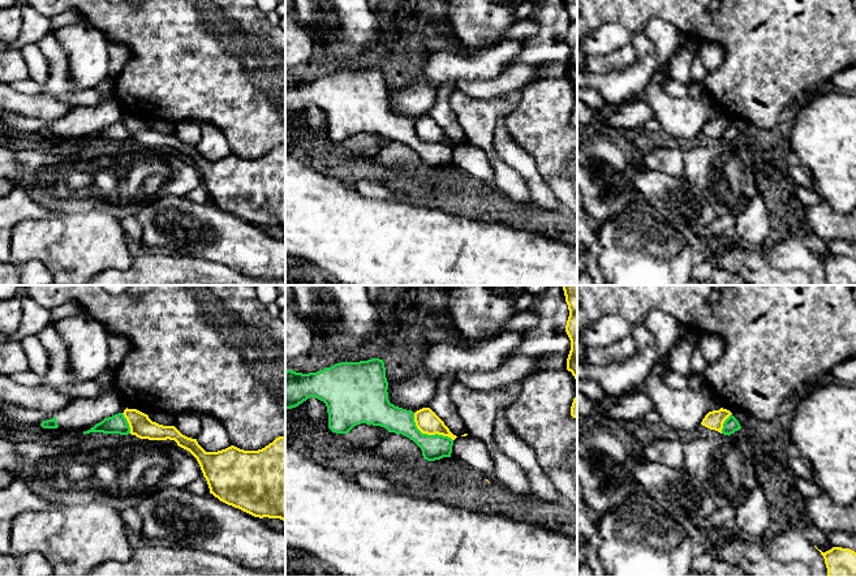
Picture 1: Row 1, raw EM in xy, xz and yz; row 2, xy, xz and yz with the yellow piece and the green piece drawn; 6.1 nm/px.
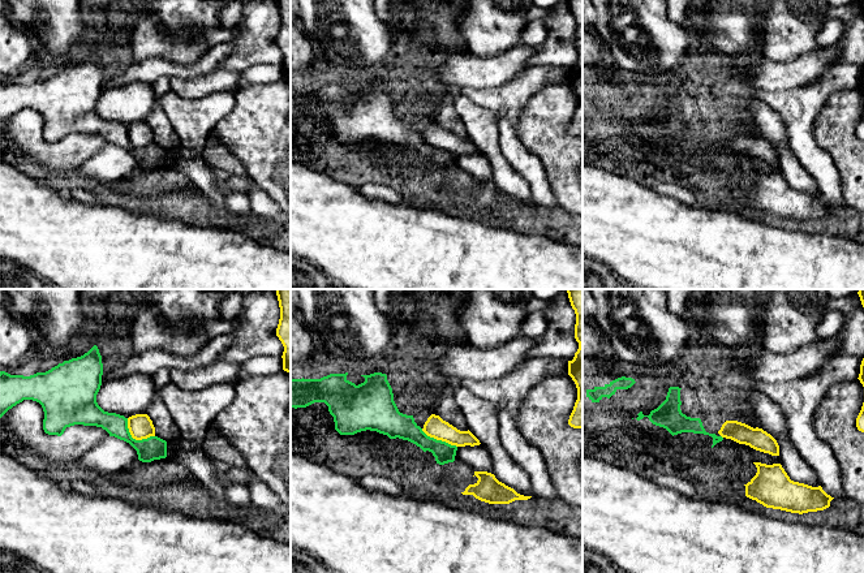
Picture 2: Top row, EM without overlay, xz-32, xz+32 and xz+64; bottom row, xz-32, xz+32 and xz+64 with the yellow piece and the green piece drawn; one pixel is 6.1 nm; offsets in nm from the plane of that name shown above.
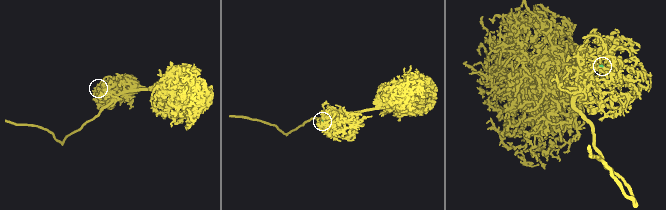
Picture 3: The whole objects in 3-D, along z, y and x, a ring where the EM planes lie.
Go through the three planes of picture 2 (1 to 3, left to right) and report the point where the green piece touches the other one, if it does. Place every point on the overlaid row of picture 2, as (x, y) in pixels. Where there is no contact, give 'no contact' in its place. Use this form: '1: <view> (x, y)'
1: xz-32 (134, 438)
2: xz+32 (439, 439)
3: no contact

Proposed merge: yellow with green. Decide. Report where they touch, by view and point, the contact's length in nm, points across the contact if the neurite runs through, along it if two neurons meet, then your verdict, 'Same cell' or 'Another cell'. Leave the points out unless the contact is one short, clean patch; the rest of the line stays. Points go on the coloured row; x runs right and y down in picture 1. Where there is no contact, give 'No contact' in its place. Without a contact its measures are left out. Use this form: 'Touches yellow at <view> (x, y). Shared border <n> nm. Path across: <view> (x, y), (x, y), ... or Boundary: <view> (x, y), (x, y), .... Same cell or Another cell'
Touches yellow at xz (428, 434). Shared border 300 nm. Boundary: xz (413, 413), (413, 421), (422, 433), (447, 435), (452, 440). Another cell

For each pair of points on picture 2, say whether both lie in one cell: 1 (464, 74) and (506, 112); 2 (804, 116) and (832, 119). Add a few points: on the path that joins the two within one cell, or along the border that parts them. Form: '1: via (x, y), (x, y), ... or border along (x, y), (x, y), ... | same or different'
1: border along (510, 81), (495, 86), (461, 87), (459, 90) | different
2: border along (834, 91), (815, 123), (813, 138), (820, 147) | different

